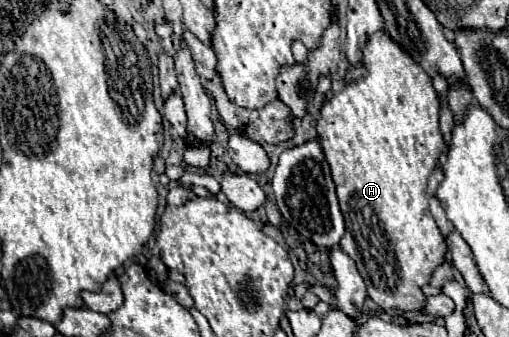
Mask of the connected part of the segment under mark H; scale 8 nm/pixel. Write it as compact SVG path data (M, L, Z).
M386 31L374 33L368 41L364 49L364 65L368 75L348 83L340 93L326 101L320 109L322 117L316 127L346 221L340 249L354 259L364 283L368 275L372 283L372 287L366 287L368 297L378 307L384 311L418 311L424 307L426 299L422 287L430 283L434 269L444 263L446 255L446 239L430 215L426 193L428 177L436 169L438 157L446 151L438 127L440 103L432 79L408 53L402 51L398 43L390 39Z

